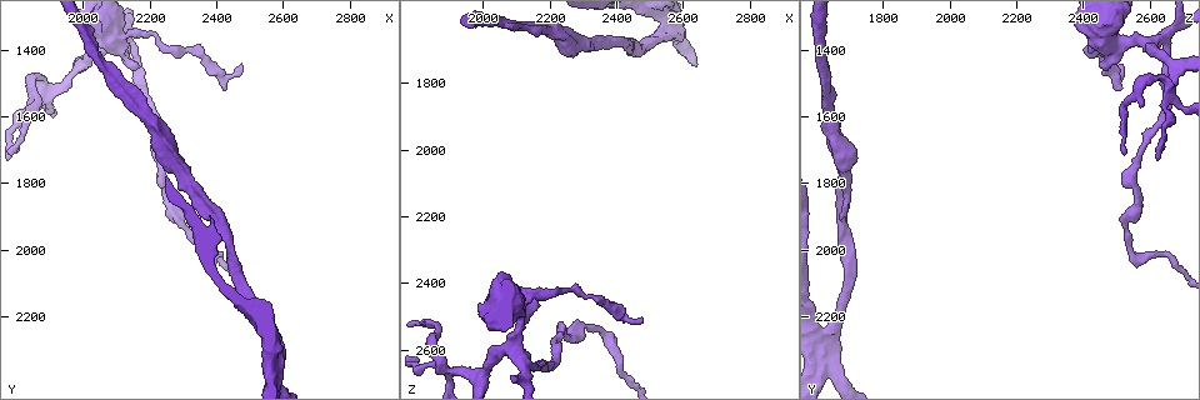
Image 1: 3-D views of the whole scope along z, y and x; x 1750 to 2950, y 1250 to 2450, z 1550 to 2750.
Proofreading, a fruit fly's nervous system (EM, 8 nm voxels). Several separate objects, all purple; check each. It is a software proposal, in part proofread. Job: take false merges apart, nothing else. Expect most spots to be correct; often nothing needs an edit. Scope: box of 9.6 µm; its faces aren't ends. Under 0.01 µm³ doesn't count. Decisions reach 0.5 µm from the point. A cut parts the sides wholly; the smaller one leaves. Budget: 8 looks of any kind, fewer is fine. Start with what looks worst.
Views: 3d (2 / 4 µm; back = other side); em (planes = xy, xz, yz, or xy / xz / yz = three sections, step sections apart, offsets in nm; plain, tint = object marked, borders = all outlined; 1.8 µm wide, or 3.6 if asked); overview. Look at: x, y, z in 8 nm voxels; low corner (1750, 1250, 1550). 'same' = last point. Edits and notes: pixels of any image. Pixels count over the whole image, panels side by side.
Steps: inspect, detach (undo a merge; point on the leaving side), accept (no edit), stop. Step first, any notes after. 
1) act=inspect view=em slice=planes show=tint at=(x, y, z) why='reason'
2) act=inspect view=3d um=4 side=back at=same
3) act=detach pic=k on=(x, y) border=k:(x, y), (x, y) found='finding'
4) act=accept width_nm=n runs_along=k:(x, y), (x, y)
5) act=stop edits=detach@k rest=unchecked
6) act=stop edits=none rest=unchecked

act=inspect view=3d um=2 at=(1920, 1520, 2670) why='sharp bend'

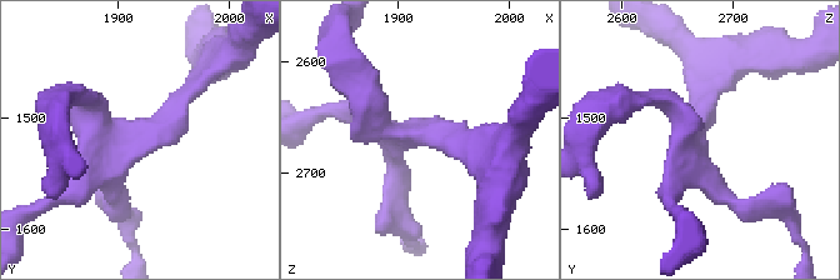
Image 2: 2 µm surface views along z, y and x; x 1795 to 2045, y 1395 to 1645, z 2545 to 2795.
act=inspect view=em um=3.6 slice=xz step=8 show=tint at=(1918, 1518, 2660) why='need the tissue'

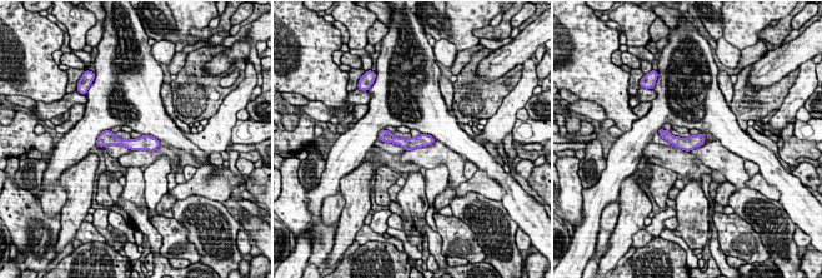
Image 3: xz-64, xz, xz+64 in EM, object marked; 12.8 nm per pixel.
act=inspect view=em um=3.6 slice=planes show=tint at=same

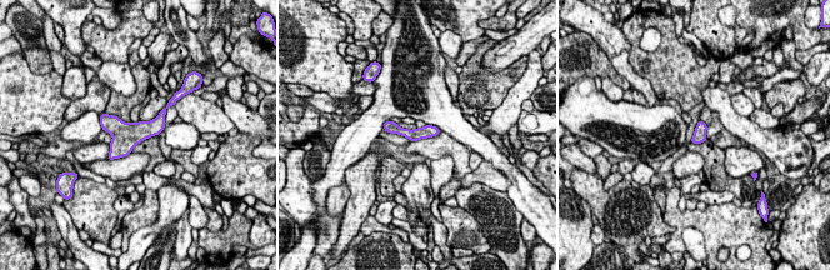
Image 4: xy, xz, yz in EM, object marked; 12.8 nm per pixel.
act=accept runs_along=4:(386, 125), (405, 133), (435, 131) found='continuous, no second neuron'

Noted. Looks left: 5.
act=inspect view=3d um=2 at=(2420, 1470, 2500) why='sharp bend'

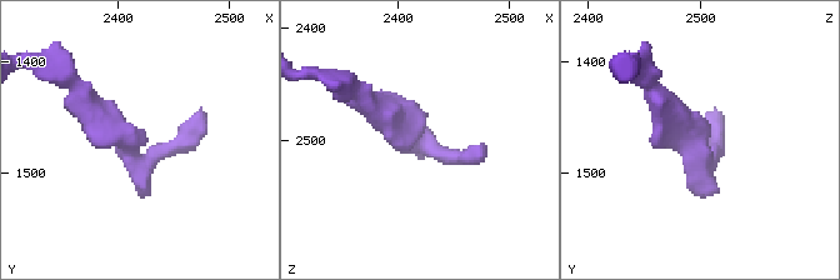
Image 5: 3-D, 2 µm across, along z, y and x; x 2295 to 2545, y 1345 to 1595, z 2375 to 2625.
act=inspect view=em slice=xz step=4 show=tint at=(2412, 1480, 2494) why='now the EM'

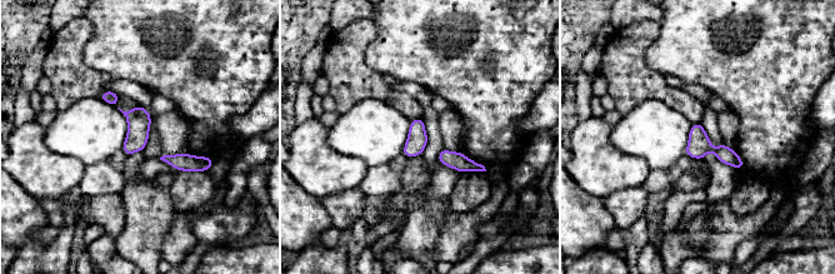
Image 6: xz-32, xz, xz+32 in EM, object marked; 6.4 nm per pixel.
act=accept runs_along=6:(106, 94), (138, 125), (139, 148) found='all the same neuron'

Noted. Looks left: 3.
act=inspect view=3d um=4 side=back at=(2140, 1360, 2450) why='small branch off a trunk'

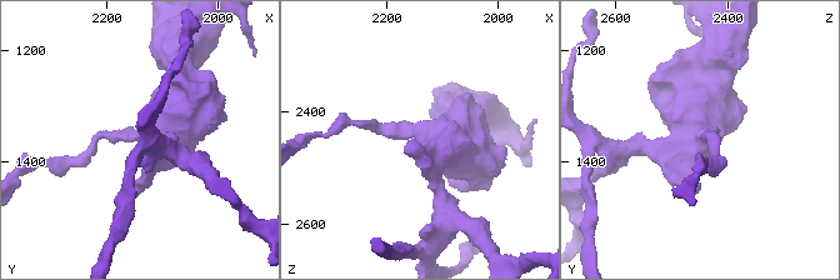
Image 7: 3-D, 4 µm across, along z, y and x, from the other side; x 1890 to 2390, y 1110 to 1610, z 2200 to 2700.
act=inspect view=em um=3.6 slice=planes show=plain at=(2145, 1355, 2440) arms=4

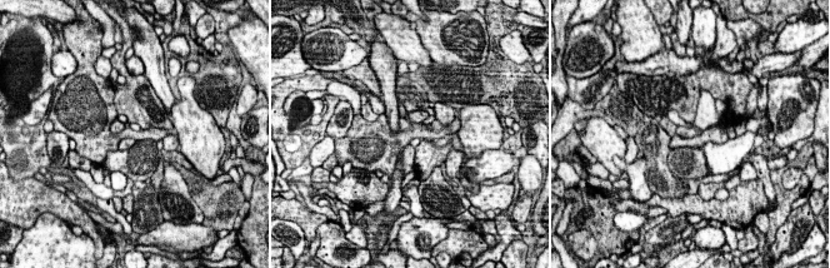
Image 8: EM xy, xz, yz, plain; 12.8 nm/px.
act=inspect view=em um=3.6 slice=planes show=tint at=same why='with the object marked'

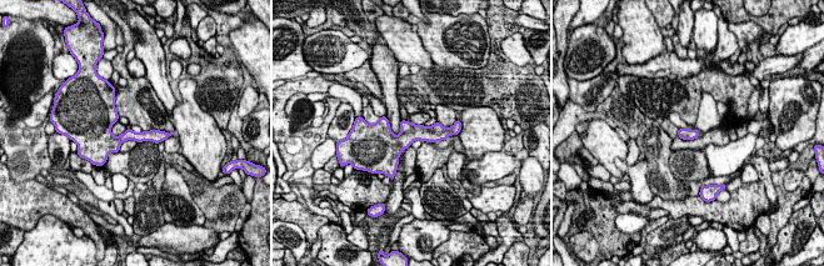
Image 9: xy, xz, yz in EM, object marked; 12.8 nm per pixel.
act=accept width_nm=140 found='one neuron here'

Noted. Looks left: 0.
act=stop edits=none rest=unchecked

